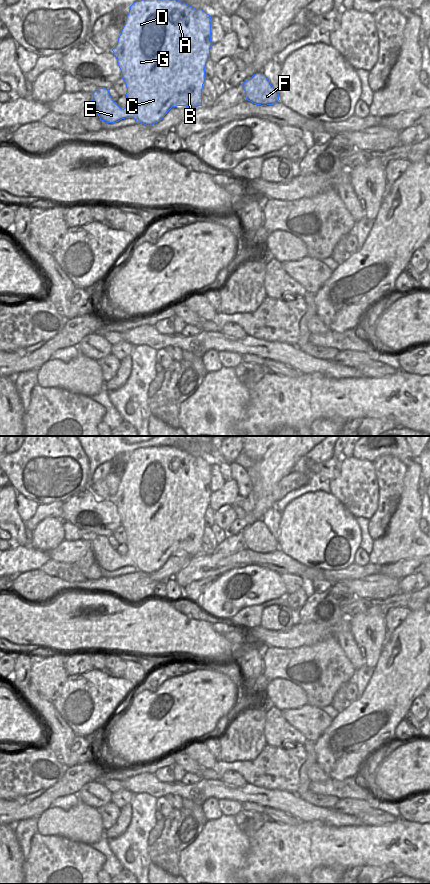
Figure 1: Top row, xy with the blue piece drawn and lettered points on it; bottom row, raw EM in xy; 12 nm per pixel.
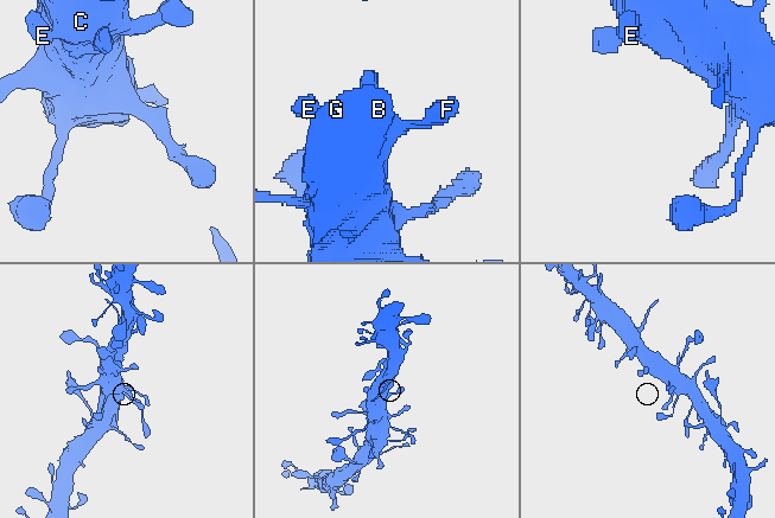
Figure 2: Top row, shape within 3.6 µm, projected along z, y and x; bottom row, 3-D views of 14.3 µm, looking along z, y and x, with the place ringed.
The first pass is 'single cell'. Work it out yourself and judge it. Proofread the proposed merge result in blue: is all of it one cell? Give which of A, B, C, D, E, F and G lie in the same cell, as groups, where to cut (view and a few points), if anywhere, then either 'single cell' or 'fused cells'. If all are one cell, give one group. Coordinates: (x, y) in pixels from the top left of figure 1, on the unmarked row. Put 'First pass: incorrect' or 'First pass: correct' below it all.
groups A B C D E F G; cut none; single cell
First pass: correct

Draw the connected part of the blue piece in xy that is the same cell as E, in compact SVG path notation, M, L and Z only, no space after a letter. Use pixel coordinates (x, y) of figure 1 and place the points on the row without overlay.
M157 446L157 447L143 447L136 449L130 454L129 461L125 466L125 473L118 486L117 493L112 497L118 514L121 518L121 525L124 528L127 536L126 546L127 554L122 557L116 550L113 549L109 542L109 538L104 535L97 535L97 537L91 542L91 548L94 552L95 560L98 562L101 569L106 571L116 571L125 566L134 566L137 570L146 574L151 574L164 566L167 560L172 555L186 554L192 557L202 554L202 537L205 530L205 514L206 510L210 507L210 498L212 495L211 490L211 464L202 457L195 457L178 447L175 446Z

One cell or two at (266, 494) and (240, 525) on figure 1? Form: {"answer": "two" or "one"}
{"answer": "one"}

